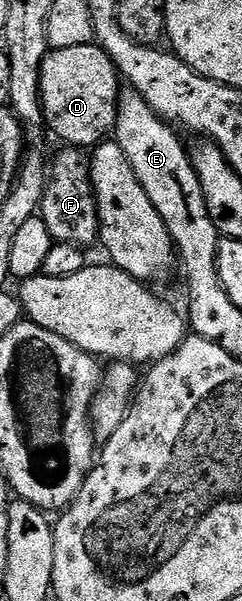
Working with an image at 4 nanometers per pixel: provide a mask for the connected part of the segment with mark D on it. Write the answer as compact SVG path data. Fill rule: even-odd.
M93 43L82 47L52 49L44 57L44 66L40 69L40 101L44 105L44 125L52 128L64 140L65 146L95 147L113 136L121 88L122 78L116 64L99 45Z

